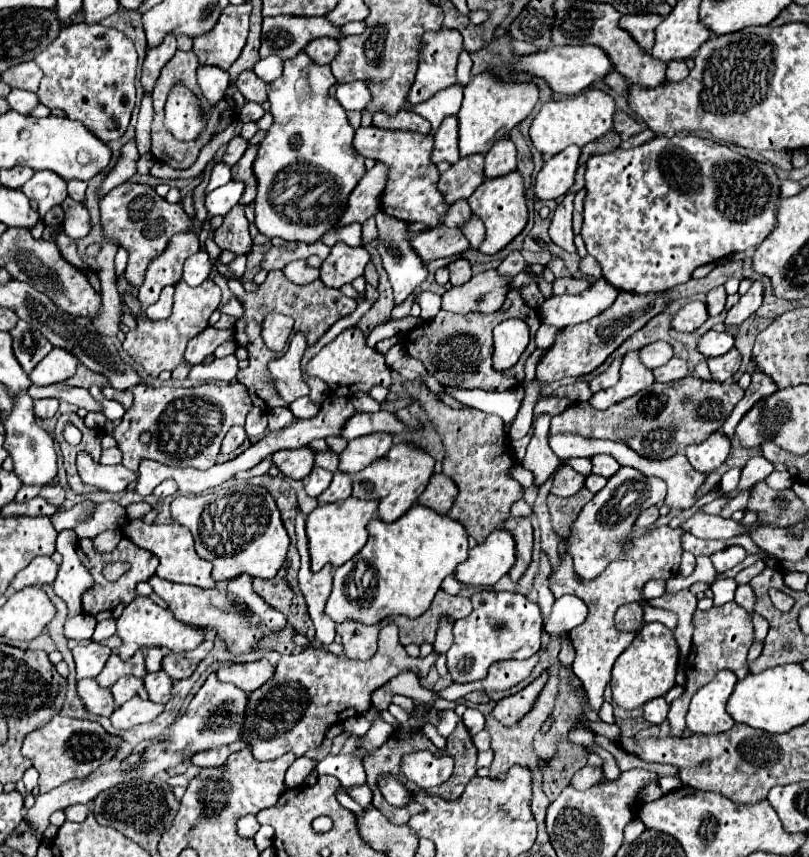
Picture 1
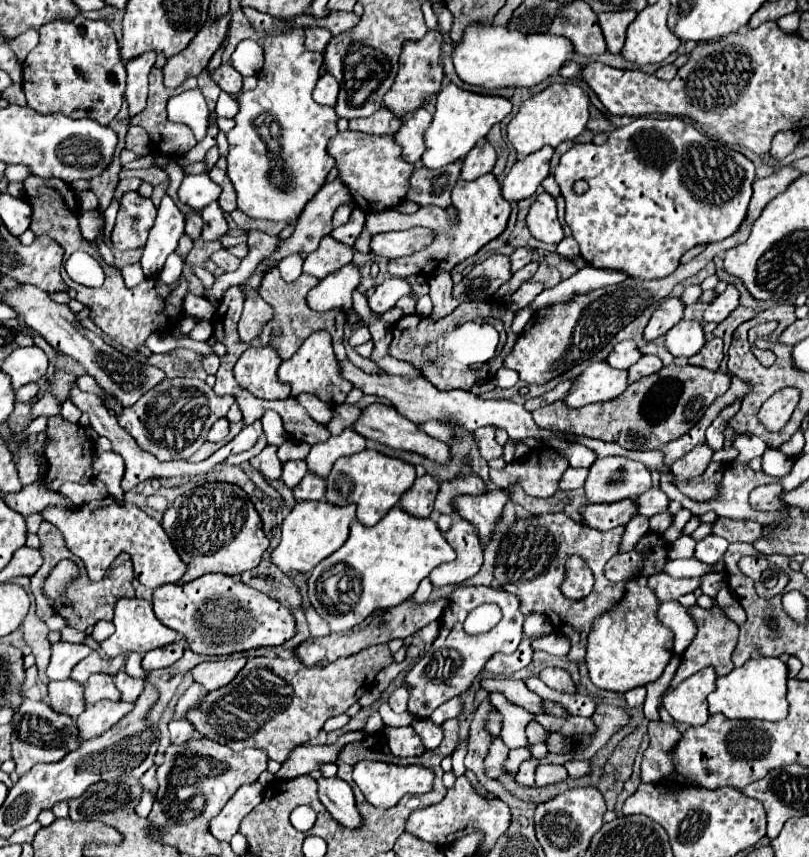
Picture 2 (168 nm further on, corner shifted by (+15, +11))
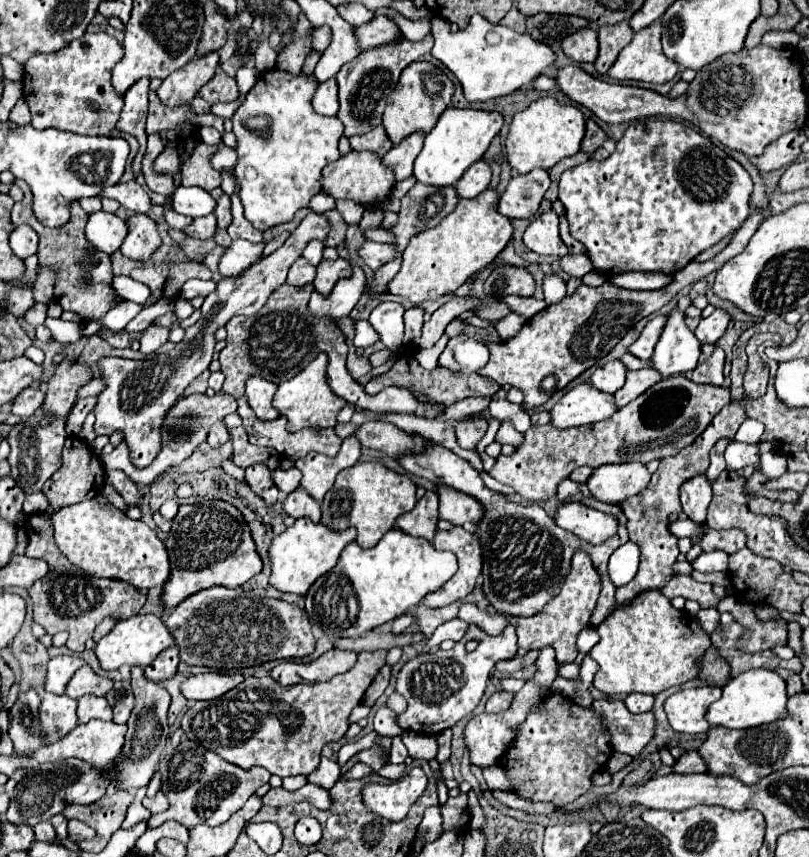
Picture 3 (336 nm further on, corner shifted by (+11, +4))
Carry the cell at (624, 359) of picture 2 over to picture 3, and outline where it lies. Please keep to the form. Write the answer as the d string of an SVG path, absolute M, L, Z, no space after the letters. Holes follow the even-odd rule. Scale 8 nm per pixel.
M610 360L606 362L602 368L596 368L594 374L590 376L588 384L600 392L606 394L614 394L622 384L624 384L624 374L626 374L626 366L620 360Z

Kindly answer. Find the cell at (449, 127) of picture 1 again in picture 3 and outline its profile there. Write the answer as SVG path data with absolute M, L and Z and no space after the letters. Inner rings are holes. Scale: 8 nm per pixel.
M416 132L408 138L404 138L398 146L394 146L390 152L386 152L382 156L382 164L392 168L392 172L394 172L394 184L406 180L412 174L412 162L416 160L418 152L422 150L422 142L424 142L424 134Z

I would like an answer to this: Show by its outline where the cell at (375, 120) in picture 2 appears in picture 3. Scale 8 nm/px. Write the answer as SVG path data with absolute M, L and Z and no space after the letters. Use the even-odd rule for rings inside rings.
M376 126L372 128L368 134L362 134L362 136L352 136L350 138L350 148L356 150L356 152L362 152L362 150L370 150L378 156L384 156L390 148L392 148L392 142L388 140L386 136L386 130L382 126Z

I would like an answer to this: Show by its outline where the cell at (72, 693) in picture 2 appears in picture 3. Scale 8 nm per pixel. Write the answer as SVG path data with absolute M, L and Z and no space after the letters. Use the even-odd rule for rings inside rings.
M44 694L40 704L40 726L44 734L40 740L44 746L62 740L68 730L74 730L78 726L76 700L68 698L66 694Z

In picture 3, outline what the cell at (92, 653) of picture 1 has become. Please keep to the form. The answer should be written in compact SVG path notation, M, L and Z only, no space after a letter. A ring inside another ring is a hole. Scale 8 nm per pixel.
M56 656L56 658L52 658L48 662L44 690L52 692L52 694L64 694L68 680L82 666L84 666L84 660L78 656Z

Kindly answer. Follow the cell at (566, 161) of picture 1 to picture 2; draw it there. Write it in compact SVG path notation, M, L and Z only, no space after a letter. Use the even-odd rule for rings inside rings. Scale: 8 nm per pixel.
M542 147L528 157L520 157L502 181L502 195L508 201L520 201L530 197L536 187L550 173L550 159L554 155L552 147Z

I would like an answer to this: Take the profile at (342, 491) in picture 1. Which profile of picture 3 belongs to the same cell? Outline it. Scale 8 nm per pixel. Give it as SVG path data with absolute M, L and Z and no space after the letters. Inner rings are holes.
M300 488L286 496L282 508L290 518L310 518L316 524L320 522L320 504L314 498L308 498Z

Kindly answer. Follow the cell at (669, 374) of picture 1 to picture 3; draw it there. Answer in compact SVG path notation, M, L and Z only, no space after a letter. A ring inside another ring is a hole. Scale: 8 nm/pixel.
M642 368L636 372L628 372L626 374L626 382L624 386L614 394L616 398L616 408L626 406L630 400L638 398L640 394L644 394L652 384L656 384L660 378L660 374L656 374L656 370L652 368Z

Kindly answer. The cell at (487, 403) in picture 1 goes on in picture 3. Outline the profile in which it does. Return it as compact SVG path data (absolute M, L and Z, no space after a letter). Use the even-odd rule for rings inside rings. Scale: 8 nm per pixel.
M356 322L356 338L354 338L354 346L356 348L364 348L378 342L376 334L372 332L372 326L368 322Z

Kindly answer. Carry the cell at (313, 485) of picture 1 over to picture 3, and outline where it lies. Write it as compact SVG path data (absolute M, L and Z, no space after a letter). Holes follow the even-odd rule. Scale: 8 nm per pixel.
M288 468L288 470L274 470L272 472L272 482L282 494L290 494L300 486L300 470L298 468Z

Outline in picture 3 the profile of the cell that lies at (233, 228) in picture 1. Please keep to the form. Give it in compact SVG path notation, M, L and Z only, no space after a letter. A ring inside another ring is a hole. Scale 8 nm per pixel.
M208 214L204 218L196 218L182 232L186 236L192 236L192 238L212 238L214 232L216 232L216 216L214 214Z

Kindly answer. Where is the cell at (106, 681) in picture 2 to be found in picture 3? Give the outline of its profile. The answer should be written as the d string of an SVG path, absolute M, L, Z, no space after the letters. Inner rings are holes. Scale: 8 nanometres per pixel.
M82 696L78 700L78 722L86 724L90 720L112 720L112 708L108 708L108 702L104 702L104 696Z

